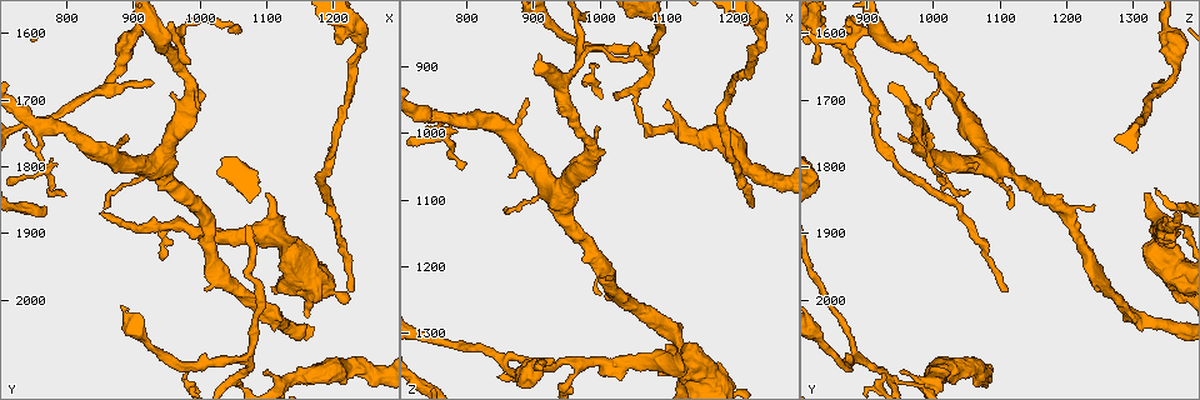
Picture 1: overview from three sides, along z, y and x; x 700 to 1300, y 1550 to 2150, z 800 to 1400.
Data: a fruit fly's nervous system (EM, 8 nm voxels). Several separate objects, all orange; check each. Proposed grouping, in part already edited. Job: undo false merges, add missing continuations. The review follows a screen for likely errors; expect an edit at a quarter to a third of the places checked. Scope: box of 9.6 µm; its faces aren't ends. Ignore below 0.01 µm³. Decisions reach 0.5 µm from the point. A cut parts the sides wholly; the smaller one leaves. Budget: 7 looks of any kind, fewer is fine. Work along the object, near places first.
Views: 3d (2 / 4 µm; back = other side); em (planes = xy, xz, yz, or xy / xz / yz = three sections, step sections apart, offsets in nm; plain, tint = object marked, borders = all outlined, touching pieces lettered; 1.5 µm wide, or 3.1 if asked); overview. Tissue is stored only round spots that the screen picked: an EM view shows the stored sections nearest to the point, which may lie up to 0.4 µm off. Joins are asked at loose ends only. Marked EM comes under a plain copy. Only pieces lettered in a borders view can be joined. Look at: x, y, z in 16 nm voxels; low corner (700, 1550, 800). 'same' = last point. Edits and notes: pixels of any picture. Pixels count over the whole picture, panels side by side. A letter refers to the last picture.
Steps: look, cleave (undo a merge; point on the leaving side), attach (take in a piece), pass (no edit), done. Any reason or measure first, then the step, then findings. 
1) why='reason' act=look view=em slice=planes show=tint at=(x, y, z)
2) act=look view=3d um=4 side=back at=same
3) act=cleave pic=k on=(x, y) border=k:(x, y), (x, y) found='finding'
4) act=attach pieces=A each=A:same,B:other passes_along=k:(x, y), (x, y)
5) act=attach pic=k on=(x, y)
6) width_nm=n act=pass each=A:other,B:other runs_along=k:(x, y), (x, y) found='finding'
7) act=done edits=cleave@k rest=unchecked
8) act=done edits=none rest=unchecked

why='branch stops here' act=look view=em slice=planes show=borders at=(1000, 1715, 990)

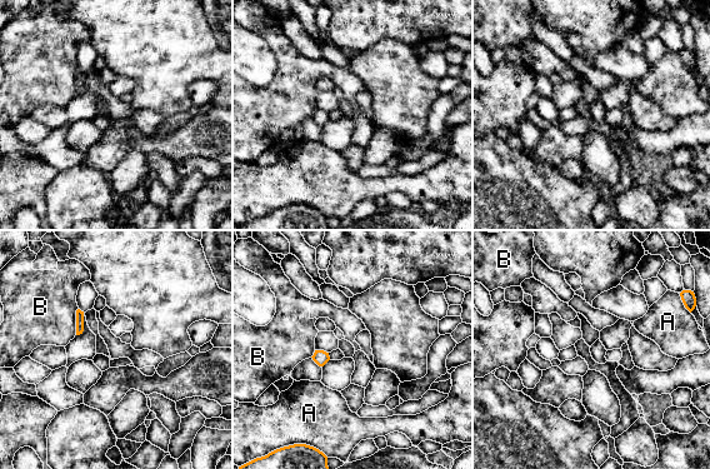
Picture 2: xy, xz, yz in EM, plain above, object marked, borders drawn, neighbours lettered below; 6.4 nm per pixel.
act=pass each=A:other,B:other found='none of them fits'

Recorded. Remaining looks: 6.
why='thin end' act=look view=em slice=planes show=tint at=(1230, 1985, 1110)

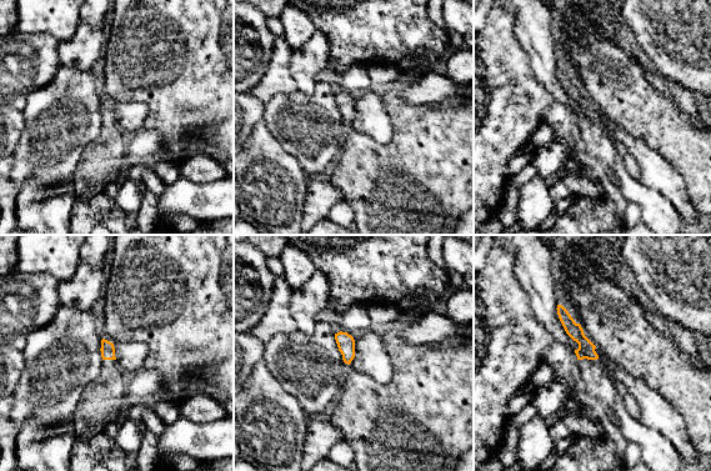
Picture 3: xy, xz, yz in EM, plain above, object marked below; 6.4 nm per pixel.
act=look view=em slice=planes show=borders at=same

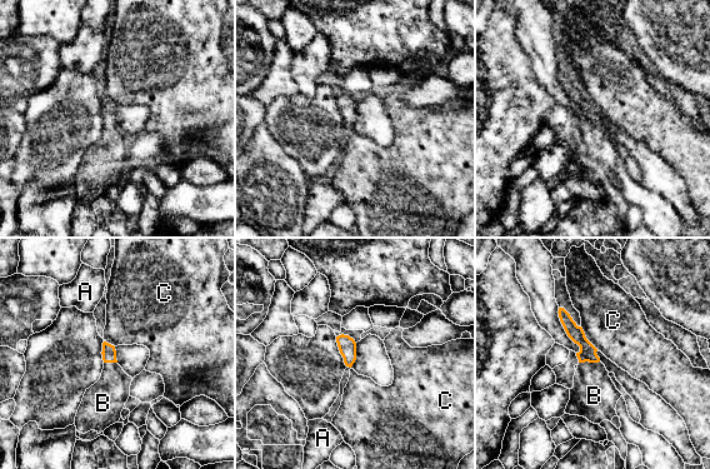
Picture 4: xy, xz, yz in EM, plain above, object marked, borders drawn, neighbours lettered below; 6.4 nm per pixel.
width_nm=100 act=attach pieces=B each=A:other,B:same,C:other found='the cell continues'

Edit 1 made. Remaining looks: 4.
why='branch stops here' act=look view=em slice=xy step=8 show=borders at=(935, 1675, 1340)

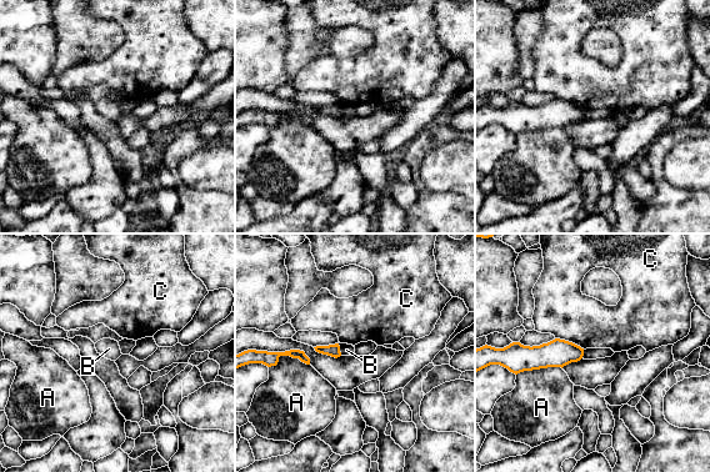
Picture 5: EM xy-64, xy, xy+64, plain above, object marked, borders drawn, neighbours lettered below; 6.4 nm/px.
act=look view=em slice=planes show=borders at=same

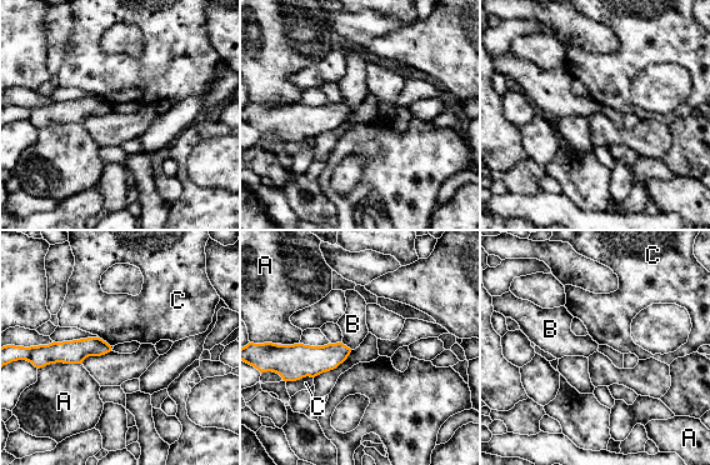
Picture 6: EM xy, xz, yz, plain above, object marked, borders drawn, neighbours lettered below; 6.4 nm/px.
act=pass each=A:other,B:other,C:other runs_along=6:(106, 348), (55, 351), (45, 356) found='none of them fits'

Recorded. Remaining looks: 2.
act=done edits=attach@4 rest=unchecked

